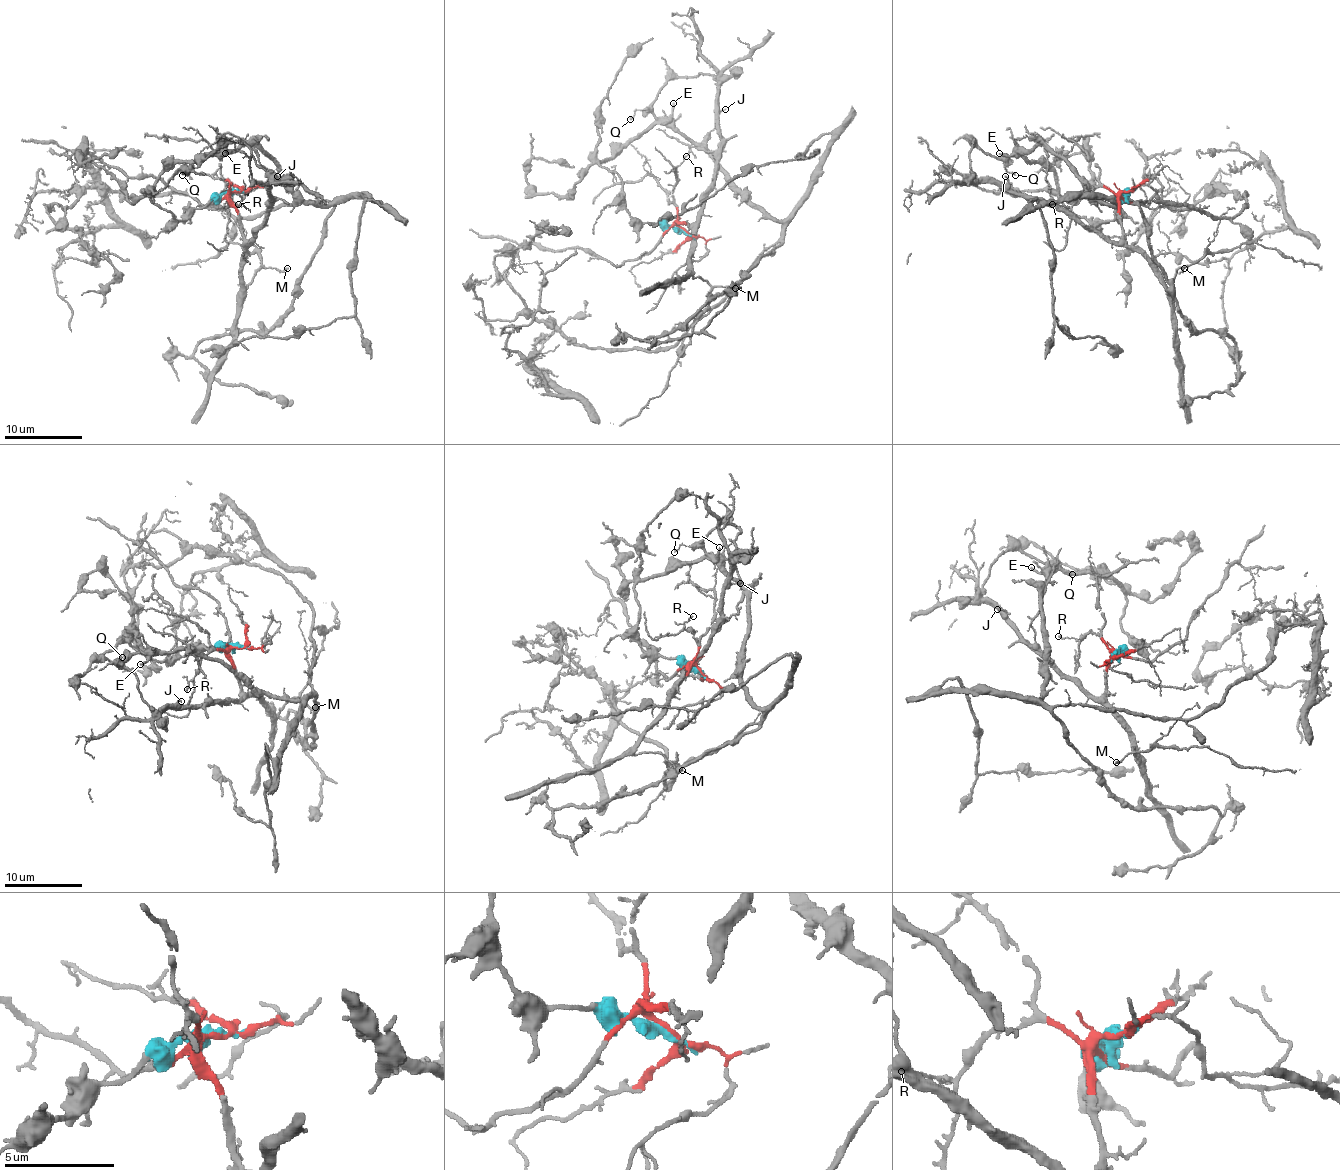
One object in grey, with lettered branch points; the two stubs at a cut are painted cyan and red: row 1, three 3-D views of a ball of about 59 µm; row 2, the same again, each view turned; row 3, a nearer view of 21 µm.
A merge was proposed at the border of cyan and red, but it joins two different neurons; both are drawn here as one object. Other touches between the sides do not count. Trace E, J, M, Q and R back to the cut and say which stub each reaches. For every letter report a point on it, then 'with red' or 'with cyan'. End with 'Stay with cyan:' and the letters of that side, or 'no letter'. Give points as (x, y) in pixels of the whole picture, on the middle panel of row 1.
E: place (673, 103); with cyan
J: place (725, 109); with red
M: place (735, 288); with red
Q: place (630, 119); with cyan
R: place (686, 156); with red
Stay with cyan: E, Q

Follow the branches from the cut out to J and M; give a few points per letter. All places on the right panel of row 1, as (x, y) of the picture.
J: (1127, 190), (1119, 196), (1121, 237), (1106, 241), (1063, 211), (1014, 194), (1004, 176)
M: (1127, 190), (1119, 196), (1125, 241), (1143, 254), (1155, 276), (1170, 292), (1174, 290), (1174, 274), (1184, 268)

